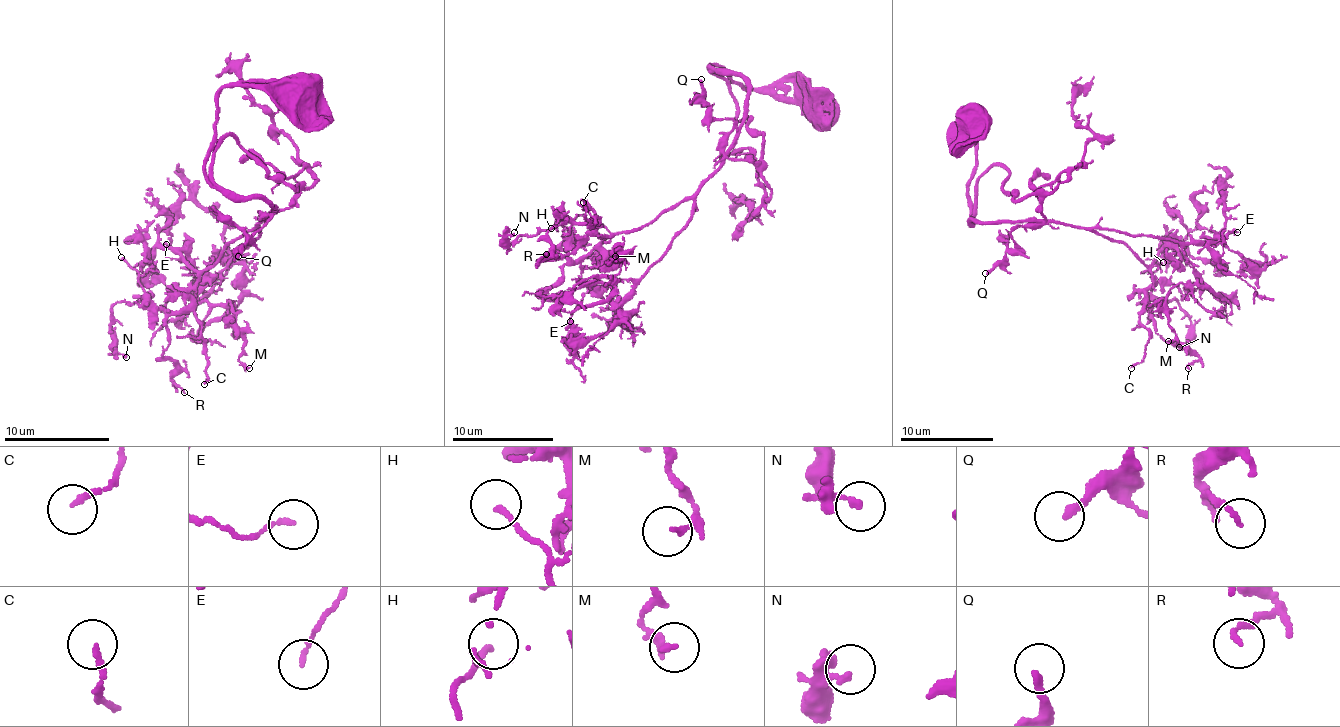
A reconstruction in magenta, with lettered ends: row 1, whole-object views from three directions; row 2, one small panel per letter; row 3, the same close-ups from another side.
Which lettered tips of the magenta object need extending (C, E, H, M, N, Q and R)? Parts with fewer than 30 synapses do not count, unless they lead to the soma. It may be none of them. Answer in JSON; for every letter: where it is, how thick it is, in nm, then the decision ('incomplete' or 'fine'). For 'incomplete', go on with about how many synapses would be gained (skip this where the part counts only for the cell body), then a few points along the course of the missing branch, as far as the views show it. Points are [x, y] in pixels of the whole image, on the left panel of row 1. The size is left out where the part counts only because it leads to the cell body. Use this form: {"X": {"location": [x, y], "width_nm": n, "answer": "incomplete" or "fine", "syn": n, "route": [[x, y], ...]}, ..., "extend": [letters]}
{"C": {"location": [204, 384], "width_nm": 160, "answer": "fine"}, "E": {"location": [166, 244], "width_nm": 140, "answer": "fine"}, "H": {"location": [121, 257], "width_nm": 160, "answer": "fine"}, "M": {"location": [249, 368], "width_nm": 180, "answer": "fine"}, "N": {"location": [126, 357], "width_nm": 180, "answer": "fine"}, "Q": {"location": [238, 256], "width_nm": 200, "answer": "fine"}, "R": {"location": [184, 392], "width_nm": 120, "answer": "fine"}, "extend": []}

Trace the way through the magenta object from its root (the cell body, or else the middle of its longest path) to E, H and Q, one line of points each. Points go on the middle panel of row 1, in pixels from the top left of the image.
E: (820, 105), (712, 71), (736, 74), (748, 92), (727, 156), (690, 197), (587, 253), (587, 293), (570, 321)
H: (820, 105), (712, 71), (746, 83), (748, 110), (696, 192), (614, 236), (565, 215), (551, 228)
Q: (820, 105), (790, 91), (749, 91), (716, 69), (746, 83), (748, 110), (740, 122), (714, 118), (701, 79)

